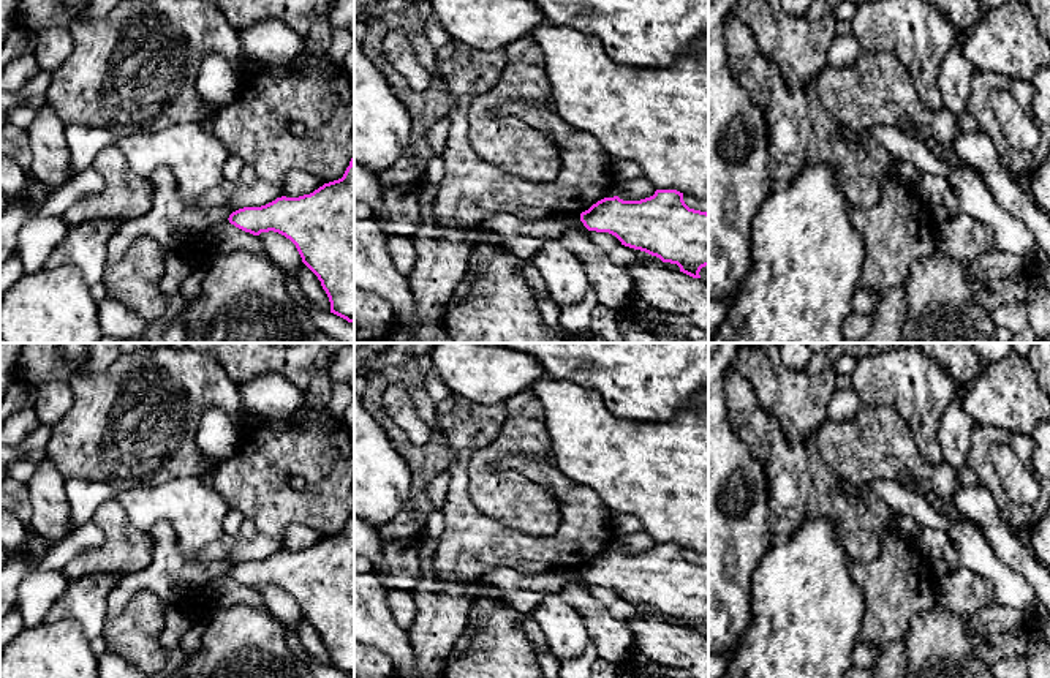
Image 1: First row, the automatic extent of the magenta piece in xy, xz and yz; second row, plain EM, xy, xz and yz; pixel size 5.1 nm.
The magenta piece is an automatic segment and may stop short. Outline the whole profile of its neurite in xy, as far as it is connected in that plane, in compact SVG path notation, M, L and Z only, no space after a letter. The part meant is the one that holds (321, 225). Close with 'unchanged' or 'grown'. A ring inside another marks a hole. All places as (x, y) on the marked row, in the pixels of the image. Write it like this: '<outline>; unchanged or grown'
M354 155L342 179L310 194L239 209L228 220L253 235L274 231L289 239L321 281L330 313L354 324Z; unchanged

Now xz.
M656 190L653 196L640 201L604 198L582 212L580 221L588 231L609 232L625 247L677 264L680 272L693 278L701 278L701 269L708 266L708 213L689 209L683 193L677 190Z; unchanged

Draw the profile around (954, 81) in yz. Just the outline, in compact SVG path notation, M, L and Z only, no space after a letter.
M969 28L957 32L955 43L942 58L938 89L942 96L942 104L958 117L968 112L968 100L971 96L971 79L974 66L963 55L963 43Z

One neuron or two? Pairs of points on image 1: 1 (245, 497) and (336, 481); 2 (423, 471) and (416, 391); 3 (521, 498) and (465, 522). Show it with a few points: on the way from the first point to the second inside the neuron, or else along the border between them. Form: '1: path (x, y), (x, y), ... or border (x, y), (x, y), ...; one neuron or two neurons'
1: path (268, 498), (313, 498); one neuron
2: path (432, 451), (432, 427), (427, 411); one neuron
3: border (467, 481), (470, 498), (484, 512), (517, 530); two neurons

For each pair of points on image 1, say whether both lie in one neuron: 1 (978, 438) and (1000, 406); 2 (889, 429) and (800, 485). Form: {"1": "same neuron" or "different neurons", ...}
{"1": "different neurons", "2": "same neuron"}

